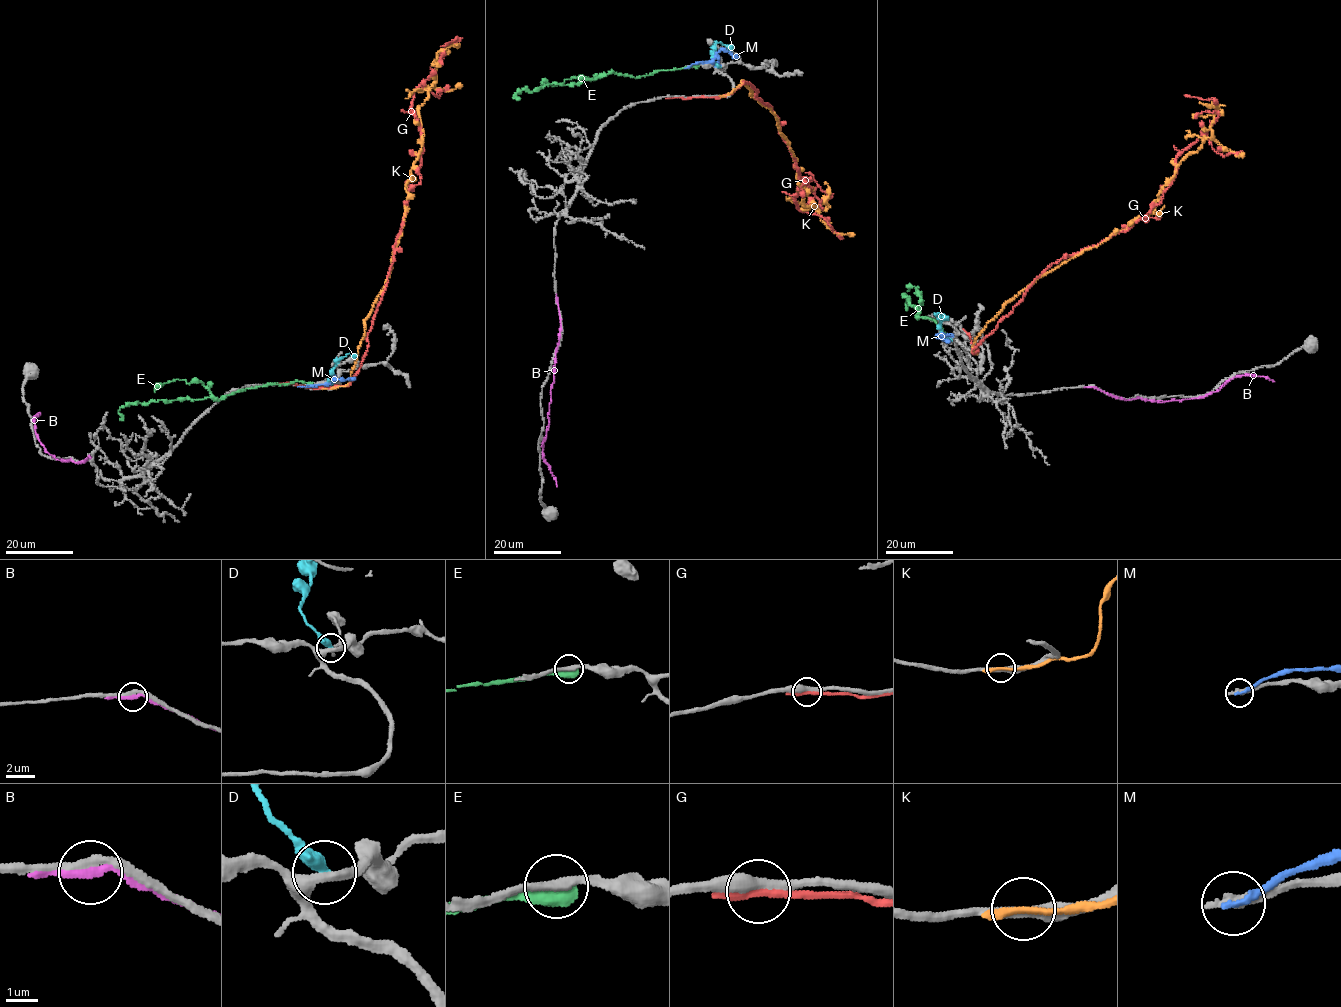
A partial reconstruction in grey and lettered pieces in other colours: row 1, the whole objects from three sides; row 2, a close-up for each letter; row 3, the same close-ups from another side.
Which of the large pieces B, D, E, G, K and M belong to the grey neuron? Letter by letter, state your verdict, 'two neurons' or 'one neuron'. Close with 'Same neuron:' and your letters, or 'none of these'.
B: two neurons
D: two neurons
E: two neurons
G: two neurons
K: two neurons
M: two neurons
Same neuron: none of these

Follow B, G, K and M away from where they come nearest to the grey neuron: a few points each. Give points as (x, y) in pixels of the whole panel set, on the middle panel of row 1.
B: (557, 300), (561, 326), (548, 425), (542, 446), (544, 461), (557, 487)
G: (671, 98), (750, 84), (811, 179), (796, 206), (820, 208), (829, 196), (805, 173)
K: (723, 95), (742, 79), (775, 115), (796, 180), (807, 185), (806, 206), (818, 211), (824, 182)
M: (686, 67), (712, 61), (719, 67), (718, 53), (721, 50), (739, 56)

